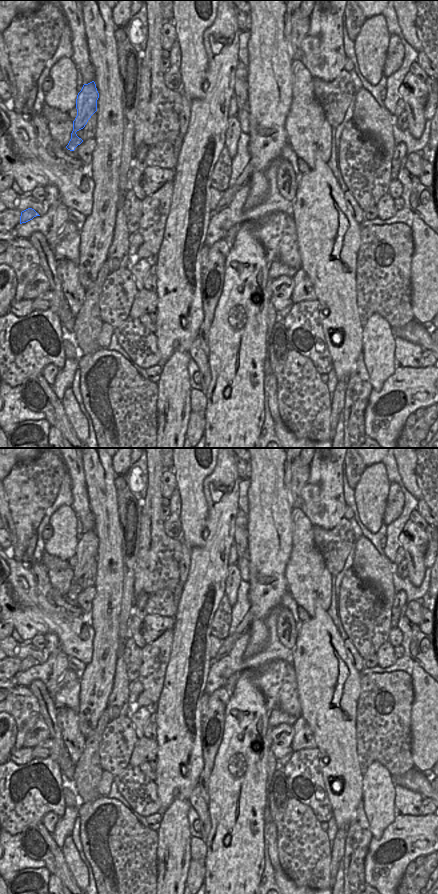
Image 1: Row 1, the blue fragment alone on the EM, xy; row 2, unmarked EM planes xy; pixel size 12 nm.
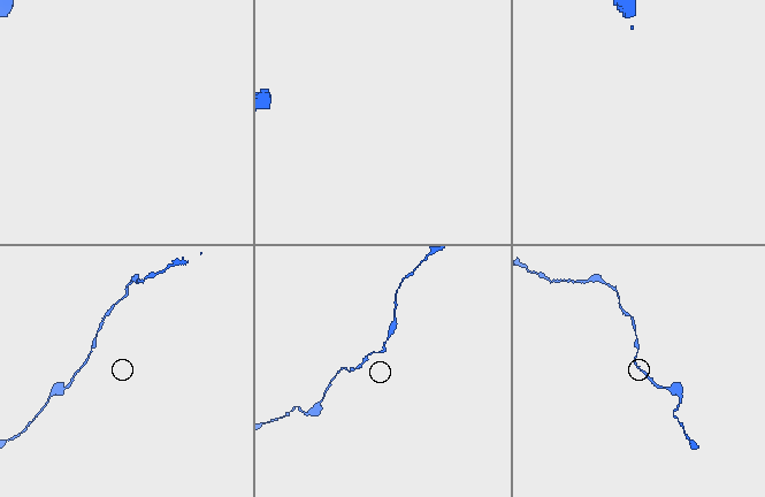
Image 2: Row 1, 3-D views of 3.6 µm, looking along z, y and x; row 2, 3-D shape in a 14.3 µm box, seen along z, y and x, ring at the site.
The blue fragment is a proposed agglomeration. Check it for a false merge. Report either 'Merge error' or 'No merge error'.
No merge error.

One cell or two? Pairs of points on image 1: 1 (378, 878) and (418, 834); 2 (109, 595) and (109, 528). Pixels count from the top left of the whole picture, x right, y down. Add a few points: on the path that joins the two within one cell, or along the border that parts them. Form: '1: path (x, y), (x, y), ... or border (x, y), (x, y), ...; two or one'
1: path (390, 866), (408, 852), (408, 846); one
2: path (109, 578), (109, 545); one

